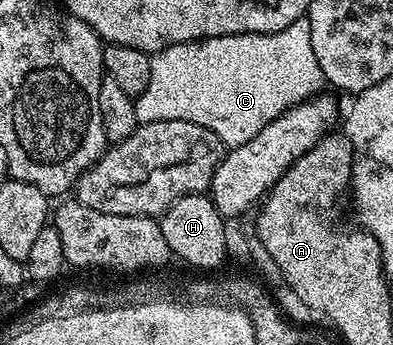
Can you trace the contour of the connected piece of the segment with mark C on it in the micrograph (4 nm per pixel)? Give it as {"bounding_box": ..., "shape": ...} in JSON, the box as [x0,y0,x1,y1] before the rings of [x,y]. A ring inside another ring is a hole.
{"bounding_box":[134,18,324,149],"shape":[[[306,18],[292,22],[292,26],[272,34],[249,32],[239,36],[213,36],[211,40],[177,44],[153,53],[150,61],[152,78],[148,78],[148,90],[144,90],[144,94],[140,94],[134,101],[139,124],[165,120],[196,122],[196,126],[204,126],[216,133],[227,149],[256,138],[256,134],[260,134],[268,122],[280,118],[280,114],[321,93],[324,88],[322,71],[316,62],[316,54],[312,54],[312,34],[309,19]]]}

